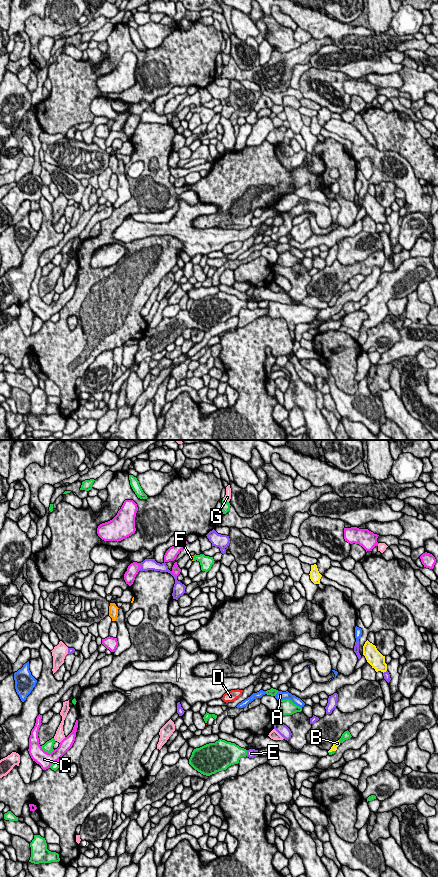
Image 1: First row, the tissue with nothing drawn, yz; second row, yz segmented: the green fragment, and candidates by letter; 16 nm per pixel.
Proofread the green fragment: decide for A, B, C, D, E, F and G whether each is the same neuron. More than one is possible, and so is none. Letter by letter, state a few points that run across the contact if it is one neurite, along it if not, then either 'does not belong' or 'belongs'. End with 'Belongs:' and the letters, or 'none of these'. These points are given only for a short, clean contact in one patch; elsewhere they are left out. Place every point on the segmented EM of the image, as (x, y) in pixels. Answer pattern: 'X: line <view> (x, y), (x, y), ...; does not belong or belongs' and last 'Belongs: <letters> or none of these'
A: does not belong
B: belongs
C: does not belong
D: does not belong
E: does not belong
F: line yz (206, 562), (201, 558), (193, 557), (191, 558); belongs
G: does not belong
Belongs: B, F

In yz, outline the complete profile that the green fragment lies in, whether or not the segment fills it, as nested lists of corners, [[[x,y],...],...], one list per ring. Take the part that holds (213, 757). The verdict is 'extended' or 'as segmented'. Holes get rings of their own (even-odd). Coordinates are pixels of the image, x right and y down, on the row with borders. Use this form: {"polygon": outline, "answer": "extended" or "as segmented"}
{"polygon": [[[219,739],[193,750],[189,764],[203,775],[210,776],[238,764],[241,757],[247,756],[247,750],[235,743]]], "answer": "as segmented"}

